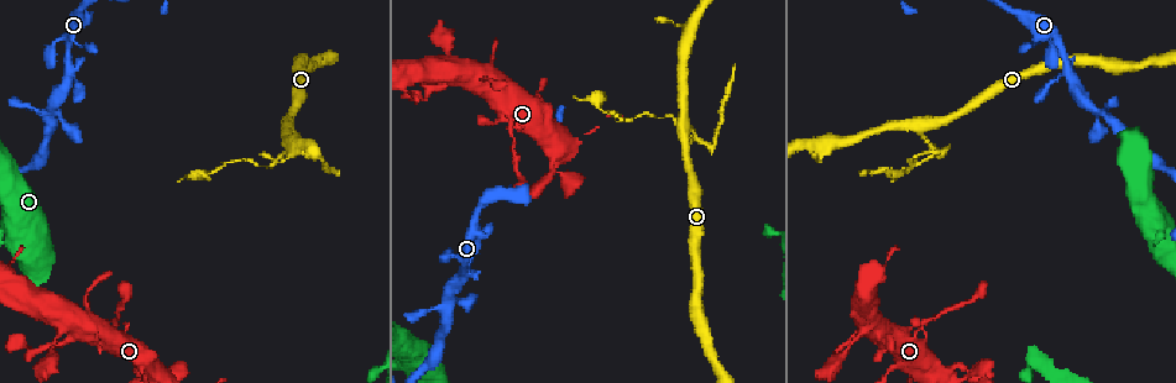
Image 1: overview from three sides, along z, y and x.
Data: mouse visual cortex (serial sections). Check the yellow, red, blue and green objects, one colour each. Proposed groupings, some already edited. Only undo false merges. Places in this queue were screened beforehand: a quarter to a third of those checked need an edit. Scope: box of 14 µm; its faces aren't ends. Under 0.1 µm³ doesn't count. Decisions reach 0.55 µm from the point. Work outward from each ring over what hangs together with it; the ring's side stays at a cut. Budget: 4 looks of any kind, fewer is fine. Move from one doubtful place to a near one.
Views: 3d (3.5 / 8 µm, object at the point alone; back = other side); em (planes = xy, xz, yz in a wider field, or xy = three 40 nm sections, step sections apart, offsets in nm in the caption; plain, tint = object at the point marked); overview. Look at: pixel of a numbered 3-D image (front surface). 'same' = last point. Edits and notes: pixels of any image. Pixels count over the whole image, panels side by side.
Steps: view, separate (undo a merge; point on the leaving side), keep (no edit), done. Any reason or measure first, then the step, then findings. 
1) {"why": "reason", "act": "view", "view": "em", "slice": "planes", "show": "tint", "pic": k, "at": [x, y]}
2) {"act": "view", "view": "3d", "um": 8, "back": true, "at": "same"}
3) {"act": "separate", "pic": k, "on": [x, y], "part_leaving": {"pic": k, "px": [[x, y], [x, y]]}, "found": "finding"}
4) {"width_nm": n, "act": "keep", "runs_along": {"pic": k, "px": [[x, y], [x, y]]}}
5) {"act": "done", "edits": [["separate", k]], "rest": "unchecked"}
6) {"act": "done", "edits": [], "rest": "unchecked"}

{"why": "three arms meet", "act": "view", "view": "3d", "um": 3.5, "pic": 1, "at": [54, 111]}

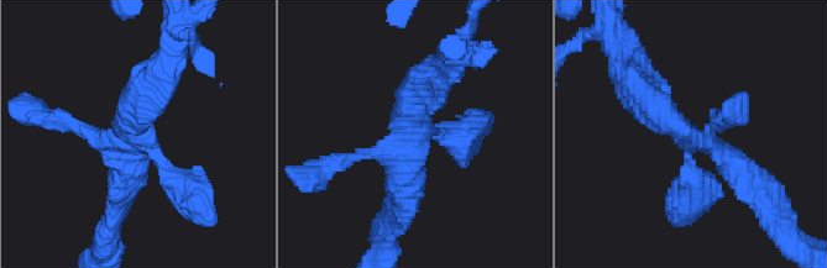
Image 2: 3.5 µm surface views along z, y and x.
{"why": "now the EM", "act": "view", "view": "em", "slice": "xy", "step": 5, "show": "tint", "pic": 2, "at": [409, 130]}

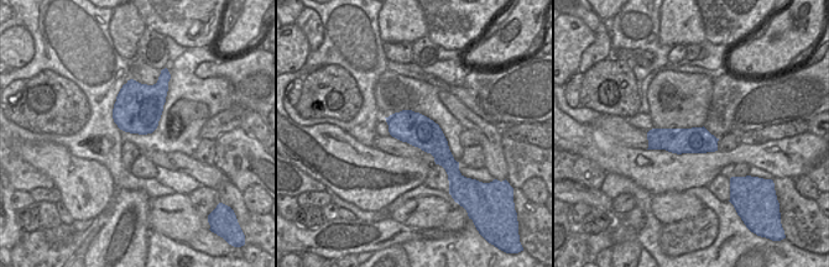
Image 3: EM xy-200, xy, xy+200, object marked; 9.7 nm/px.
{"act": "keep", "runs_along": {"pic": 2, "px": [[634, 77], [669, 122], [752, 179]]}, "found": "one cell here"}

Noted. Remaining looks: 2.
{"why": "abrupt turn", "act": "view", "view": "3d", "um": 3.5, "pic": 1, "at": [932, 146]}

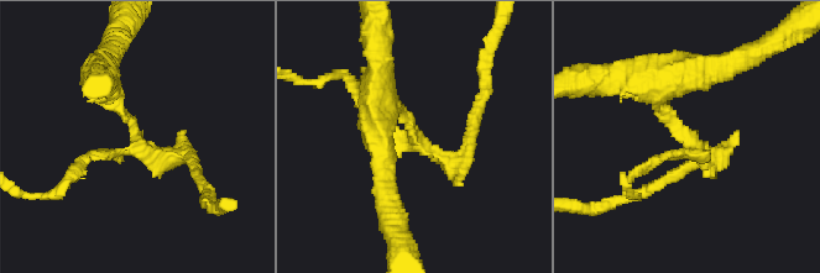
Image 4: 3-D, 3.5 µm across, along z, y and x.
{"why": "now the EM", "act": "view", "view": "em", "slice": "xy", "step": 3, "show": "tint", "pic": 4, "at": [413, 139]}

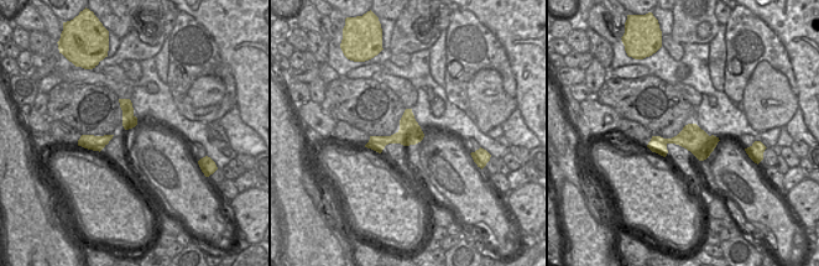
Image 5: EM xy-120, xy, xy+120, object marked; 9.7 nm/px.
{"width_nm": 220, "act": "separate", "pic": 4, "on": [685, 155], "part_leaving": {"pic": 4, "px": [[674, 124], [690, 153], [640, 168]]}, "found": "a second cell is stuck on"}

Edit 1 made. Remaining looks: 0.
{"act": "done", "edits": [["separate", 4]], "rest": "unchecked"}

